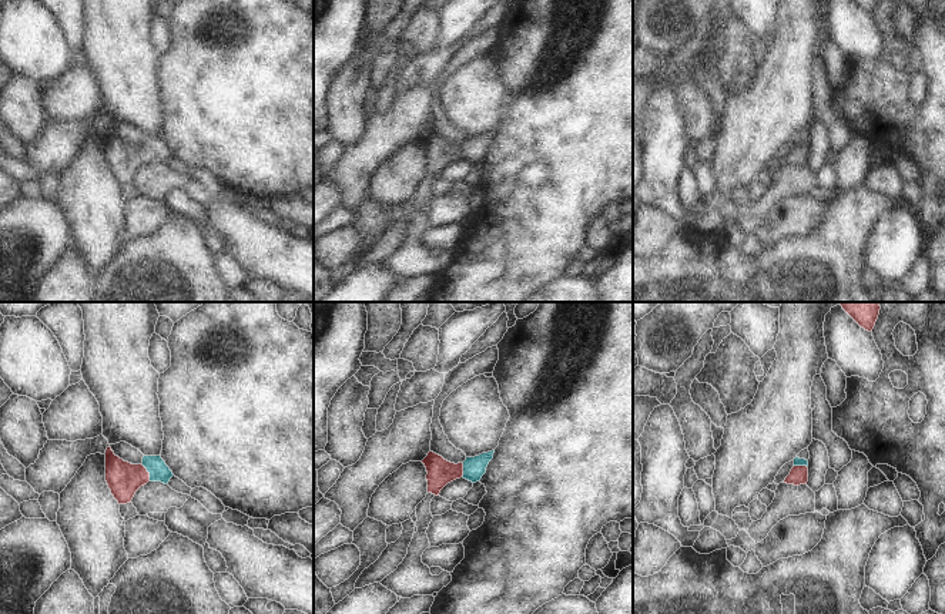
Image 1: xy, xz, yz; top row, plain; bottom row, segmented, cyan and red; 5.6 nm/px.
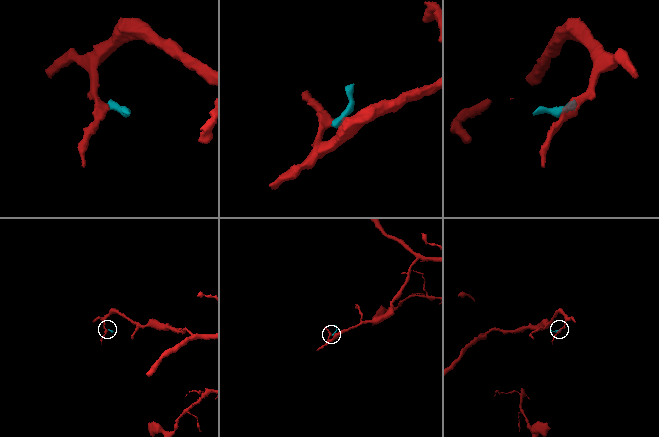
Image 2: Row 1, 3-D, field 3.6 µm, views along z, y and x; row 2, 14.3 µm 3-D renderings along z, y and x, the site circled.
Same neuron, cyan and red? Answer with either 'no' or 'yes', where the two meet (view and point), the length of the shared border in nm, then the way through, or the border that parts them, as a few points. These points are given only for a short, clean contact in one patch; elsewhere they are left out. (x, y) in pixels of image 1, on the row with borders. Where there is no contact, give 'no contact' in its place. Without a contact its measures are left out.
yes; meets cyan in xy at (148, 472); contact 110 nm long; runs through xy (156, 466), (148, 472), (124, 479)

